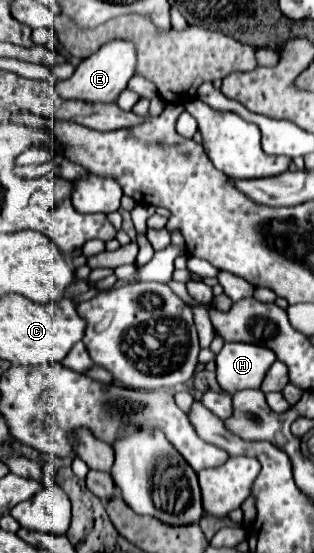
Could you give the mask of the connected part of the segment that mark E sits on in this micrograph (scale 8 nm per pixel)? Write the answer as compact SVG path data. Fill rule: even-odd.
M110 41L102 45L94 55L84 59L72 73L70 79L56 83L56 95L62 99L80 99L88 103L114 103L126 89L128 79L134 75L136 49L130 41Z

